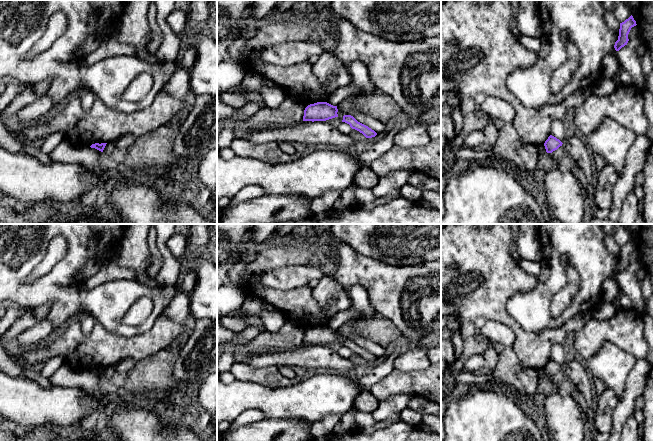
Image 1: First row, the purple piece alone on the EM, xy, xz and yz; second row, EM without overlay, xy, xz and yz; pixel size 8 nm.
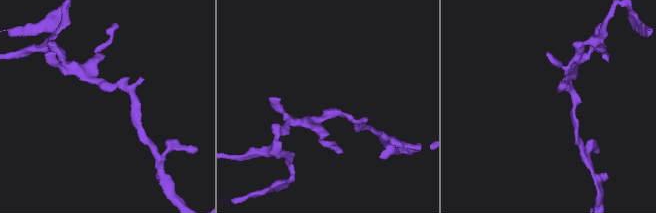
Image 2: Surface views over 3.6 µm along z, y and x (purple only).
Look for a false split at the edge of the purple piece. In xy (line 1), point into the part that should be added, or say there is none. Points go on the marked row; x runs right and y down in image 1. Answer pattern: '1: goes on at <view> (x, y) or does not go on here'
1: does not go on here

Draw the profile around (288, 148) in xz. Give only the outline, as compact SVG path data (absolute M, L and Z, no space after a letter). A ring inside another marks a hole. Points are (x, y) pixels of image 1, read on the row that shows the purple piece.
M280 142L278 143L278 147L286 154L294 154L296 153L296 149L294 147L294 144L292 143L287 143L287 142Z

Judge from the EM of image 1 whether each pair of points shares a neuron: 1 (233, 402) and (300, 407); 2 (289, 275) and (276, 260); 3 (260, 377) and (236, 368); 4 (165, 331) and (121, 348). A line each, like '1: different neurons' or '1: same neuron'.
1: same neuron
2: different neurons
3: same neuron
4: same neuron

